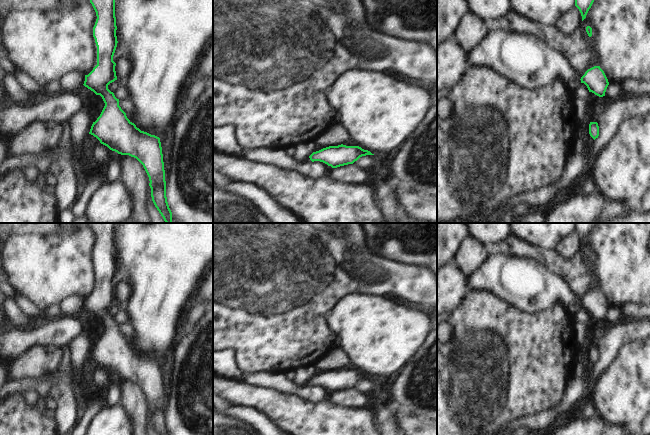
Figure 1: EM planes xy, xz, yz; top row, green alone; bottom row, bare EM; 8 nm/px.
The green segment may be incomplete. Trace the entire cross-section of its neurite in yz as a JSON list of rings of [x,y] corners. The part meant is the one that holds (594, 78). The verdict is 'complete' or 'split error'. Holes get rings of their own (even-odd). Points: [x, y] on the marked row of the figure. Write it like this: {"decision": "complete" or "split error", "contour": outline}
{"decision": "complete", "contour": [[[594,66],[588,69],[580,80],[581,83],[584,83],[587,86],[589,92],[594,93],[599,97],[605,96],[609,82],[600,66]]]}

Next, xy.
{"decision": "complete", "contour": [[[90,0],[90,3],[97,16],[93,27],[93,37],[97,46],[97,65],[88,75],[85,75],[83,85],[96,95],[100,95],[105,106],[100,116],[93,122],[89,134],[96,137],[101,144],[107,146],[110,150],[121,155],[134,157],[143,165],[149,177],[152,201],[164,221],[172,223],[172,212],[166,197],[165,170],[160,138],[137,128],[119,106],[119,99],[108,89],[108,85],[117,80],[115,71],[116,63],[113,61],[118,43],[116,36],[115,0]]]}

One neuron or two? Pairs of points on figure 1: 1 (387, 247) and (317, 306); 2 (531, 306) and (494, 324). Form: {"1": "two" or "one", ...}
{"1": "two", "2": "two"}

